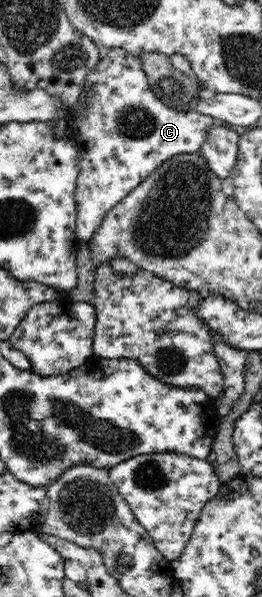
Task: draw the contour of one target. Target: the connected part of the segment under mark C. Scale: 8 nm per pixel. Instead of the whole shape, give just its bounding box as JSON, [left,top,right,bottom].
[68,49,213,242]

